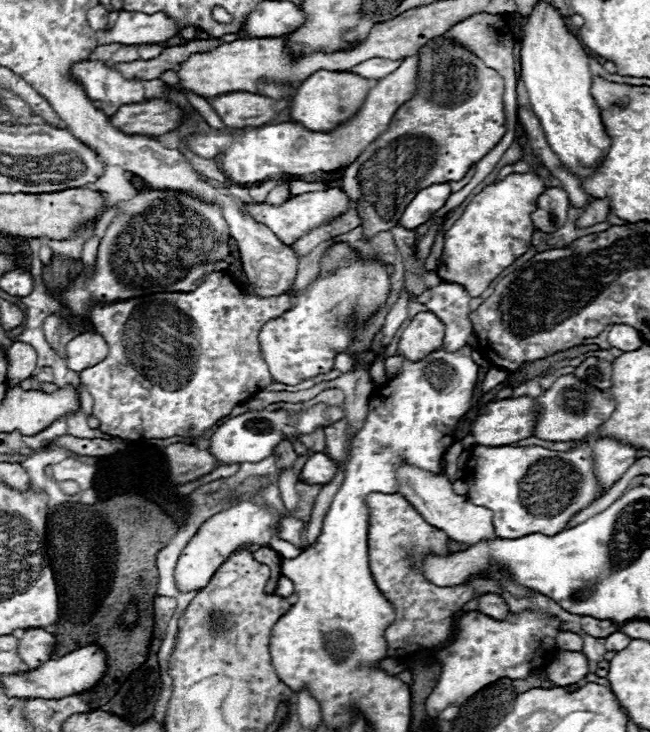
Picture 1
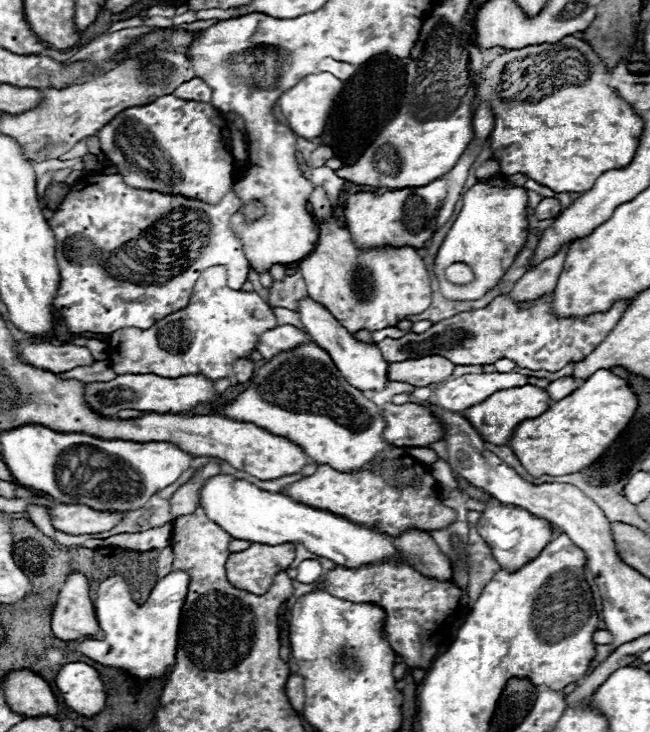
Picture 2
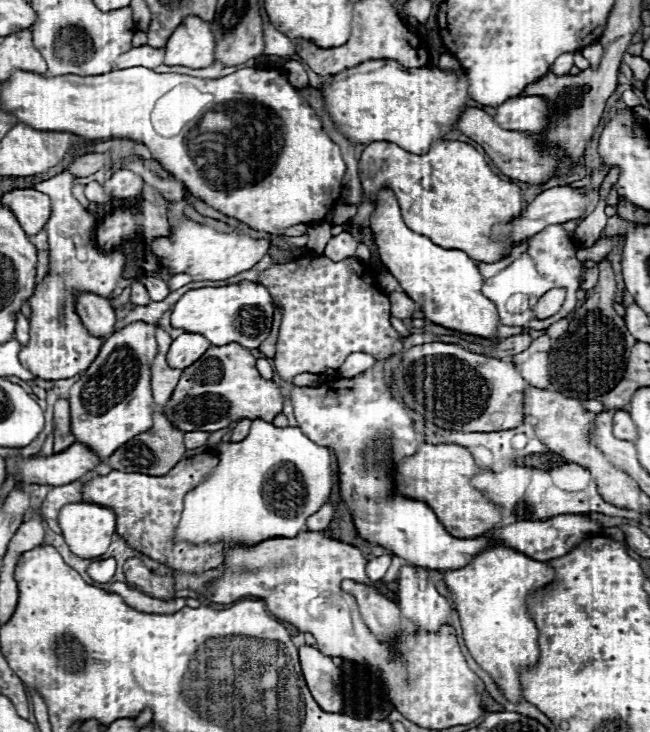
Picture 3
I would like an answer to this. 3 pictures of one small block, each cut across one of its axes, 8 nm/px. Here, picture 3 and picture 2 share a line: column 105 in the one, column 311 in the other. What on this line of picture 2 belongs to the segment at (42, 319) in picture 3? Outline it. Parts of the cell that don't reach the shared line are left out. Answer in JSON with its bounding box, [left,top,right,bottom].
[300,216,430,332]

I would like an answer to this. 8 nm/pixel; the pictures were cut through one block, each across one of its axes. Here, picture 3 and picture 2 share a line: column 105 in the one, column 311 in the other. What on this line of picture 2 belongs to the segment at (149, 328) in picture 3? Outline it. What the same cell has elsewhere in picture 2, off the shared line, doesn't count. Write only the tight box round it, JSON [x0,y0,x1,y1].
[218,342,392,474]

